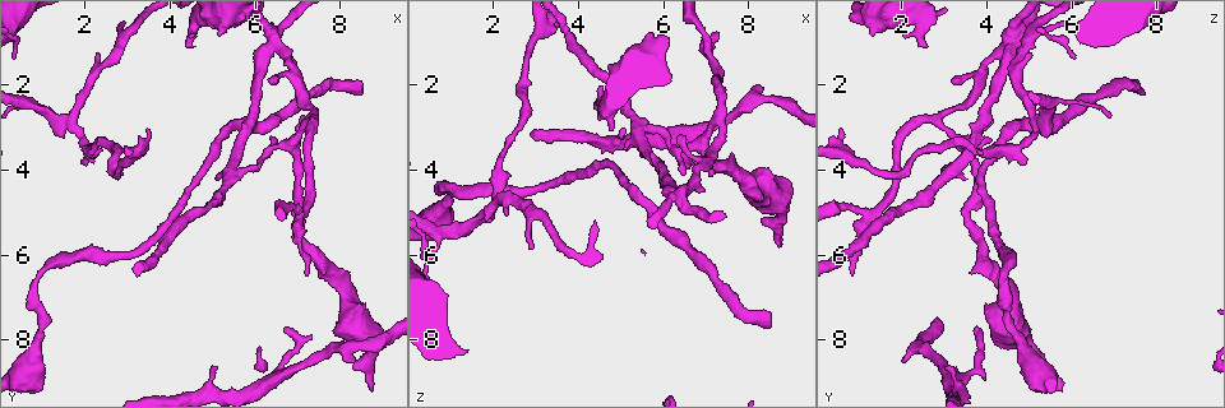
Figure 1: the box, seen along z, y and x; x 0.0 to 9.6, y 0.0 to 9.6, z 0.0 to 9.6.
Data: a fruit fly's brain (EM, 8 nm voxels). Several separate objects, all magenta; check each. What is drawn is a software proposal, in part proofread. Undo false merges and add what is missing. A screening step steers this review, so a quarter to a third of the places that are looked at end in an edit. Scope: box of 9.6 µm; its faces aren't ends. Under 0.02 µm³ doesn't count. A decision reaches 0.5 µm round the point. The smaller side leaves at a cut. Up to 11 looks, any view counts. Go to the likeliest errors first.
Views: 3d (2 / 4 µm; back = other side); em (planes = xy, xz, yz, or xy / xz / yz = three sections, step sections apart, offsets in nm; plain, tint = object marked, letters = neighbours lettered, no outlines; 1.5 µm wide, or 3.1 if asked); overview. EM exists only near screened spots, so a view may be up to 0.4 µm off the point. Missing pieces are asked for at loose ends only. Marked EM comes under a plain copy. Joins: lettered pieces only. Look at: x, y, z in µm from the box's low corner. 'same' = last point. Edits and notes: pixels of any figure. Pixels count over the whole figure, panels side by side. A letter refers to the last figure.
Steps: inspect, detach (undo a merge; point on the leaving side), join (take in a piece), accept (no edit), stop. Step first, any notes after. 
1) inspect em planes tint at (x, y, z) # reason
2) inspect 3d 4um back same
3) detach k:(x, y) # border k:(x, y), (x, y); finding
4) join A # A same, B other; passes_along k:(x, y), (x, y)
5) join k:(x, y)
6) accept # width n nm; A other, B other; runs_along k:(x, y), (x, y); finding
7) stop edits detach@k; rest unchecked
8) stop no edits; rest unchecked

inspect 3d 2um at (8.55, 2.15, 7.70) # free end

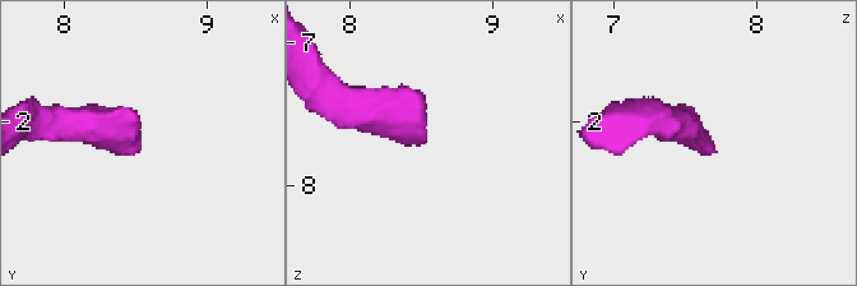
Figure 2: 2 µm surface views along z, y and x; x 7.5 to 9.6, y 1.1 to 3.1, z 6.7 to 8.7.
inspect em planes letters at (8.54, 2.18, 7.70)

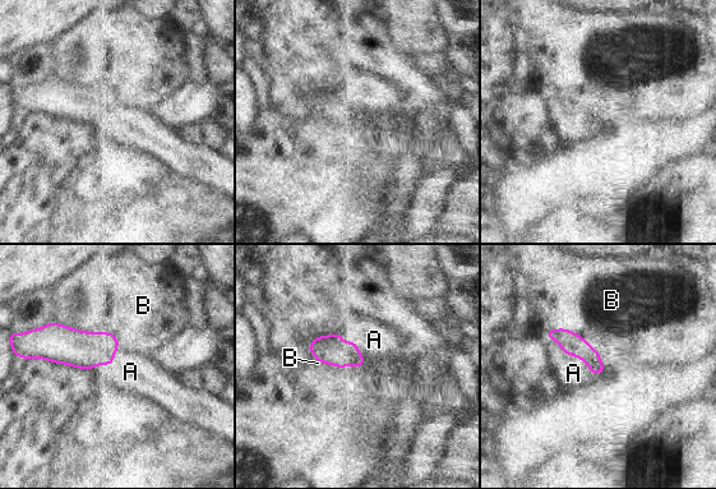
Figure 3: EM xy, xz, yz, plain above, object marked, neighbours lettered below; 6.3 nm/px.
join A # A same, B other; passes_along 3:(571, 344), (572, 354), (573, 373); the neuron continues

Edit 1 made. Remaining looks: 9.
inspect overview

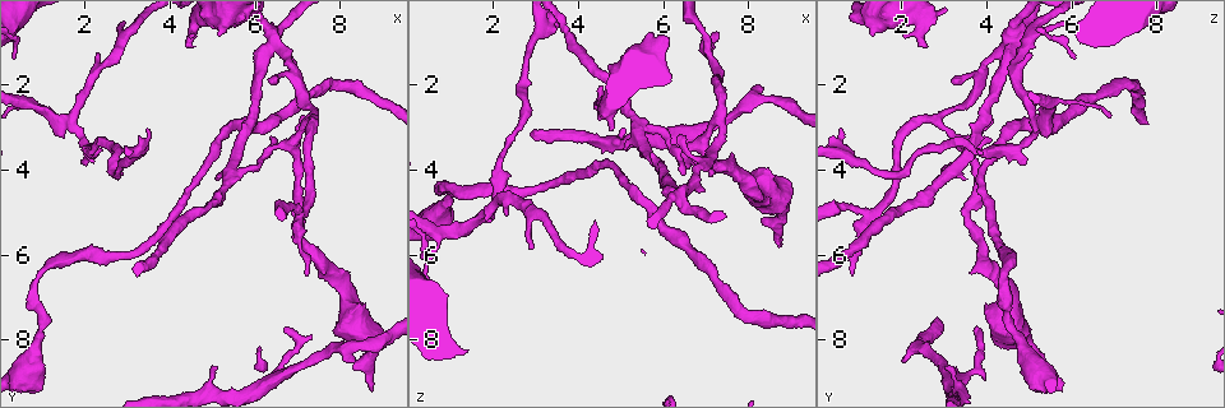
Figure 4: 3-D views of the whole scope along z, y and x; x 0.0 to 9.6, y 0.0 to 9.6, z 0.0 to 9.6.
inspect 3d 2um at (5.60, 4.05, 2.95) # three arms meet

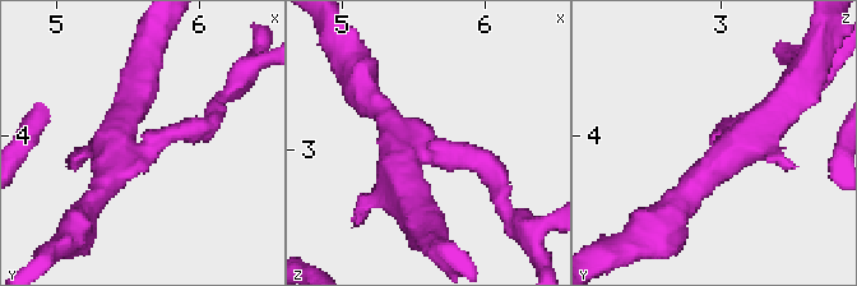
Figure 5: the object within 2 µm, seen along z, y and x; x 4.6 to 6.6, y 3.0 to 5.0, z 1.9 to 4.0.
inspect em planes tint at (5.52, 4.12, 3.00) # now the EM

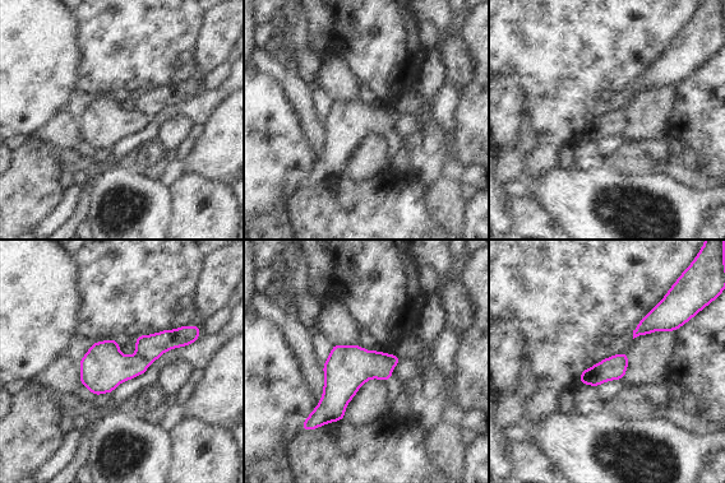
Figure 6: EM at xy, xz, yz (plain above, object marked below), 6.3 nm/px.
inspect em planes letters same # see the neighbours

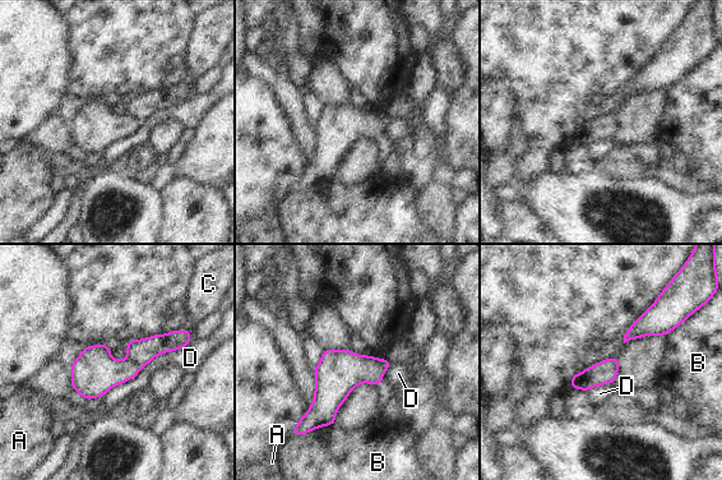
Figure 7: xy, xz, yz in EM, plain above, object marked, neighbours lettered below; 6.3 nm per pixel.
detach 7:(96, 372) # width 150 nm; A other, B other, C other, D other; border 7:(126, 358), (140, 368); a second neuron is stuck on

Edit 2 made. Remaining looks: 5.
inspect overview # redraw

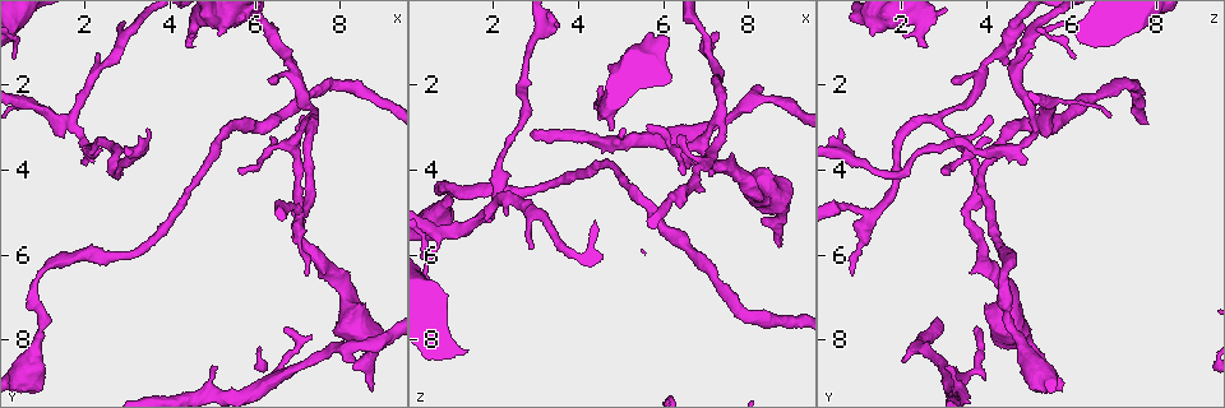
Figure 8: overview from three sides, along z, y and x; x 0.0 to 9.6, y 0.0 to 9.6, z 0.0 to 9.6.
inspect em xz step 8 letters at (4.60, 1.15, 2.55) # an open end

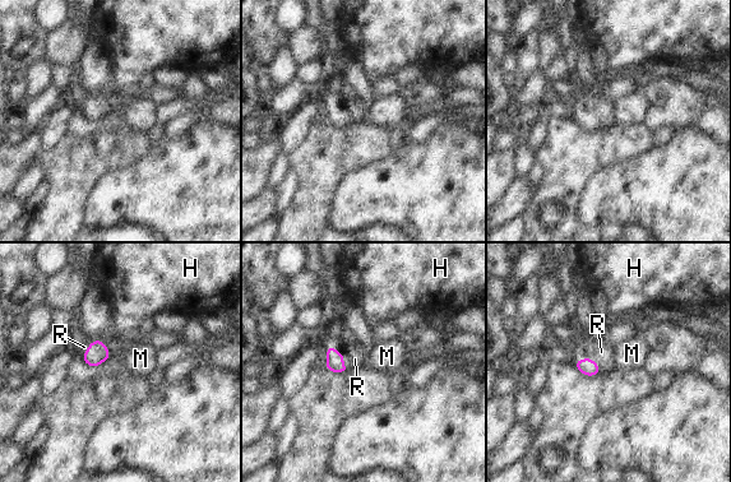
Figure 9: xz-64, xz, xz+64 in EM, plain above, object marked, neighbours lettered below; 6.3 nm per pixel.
join R # H other, M other, R same; passes_along 9:(334, 358), (343, 357), (355, 358); it goes on there

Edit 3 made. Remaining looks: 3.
inspect em planes tint at (7.30, 2.90, 2.80) # thin neck

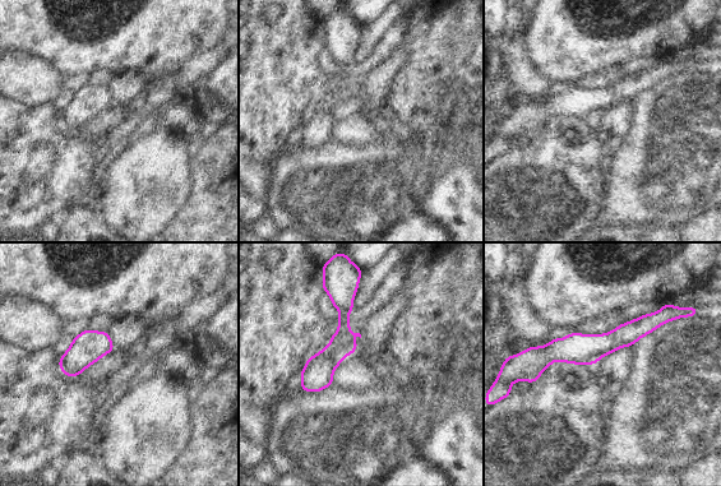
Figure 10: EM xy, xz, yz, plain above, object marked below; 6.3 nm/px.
inspect em planes letters same # what lies round it

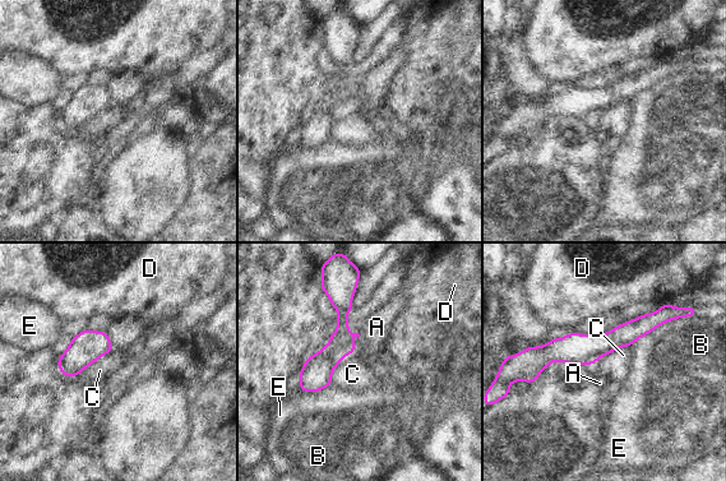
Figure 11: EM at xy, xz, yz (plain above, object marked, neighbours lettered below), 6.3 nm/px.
accept # A other, B other, C other, D other, E other; border 11:(352, 352), (333, 370), (329, 384); one neuron here

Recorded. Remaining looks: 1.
stop edits join@3, detach@7, join@9; rest unchecked

